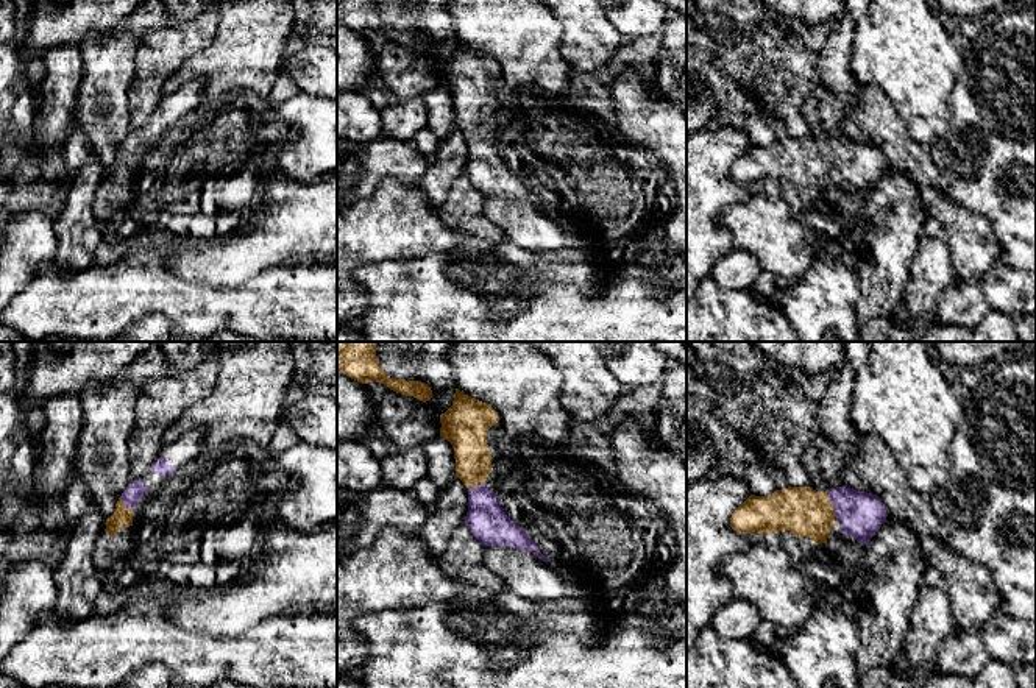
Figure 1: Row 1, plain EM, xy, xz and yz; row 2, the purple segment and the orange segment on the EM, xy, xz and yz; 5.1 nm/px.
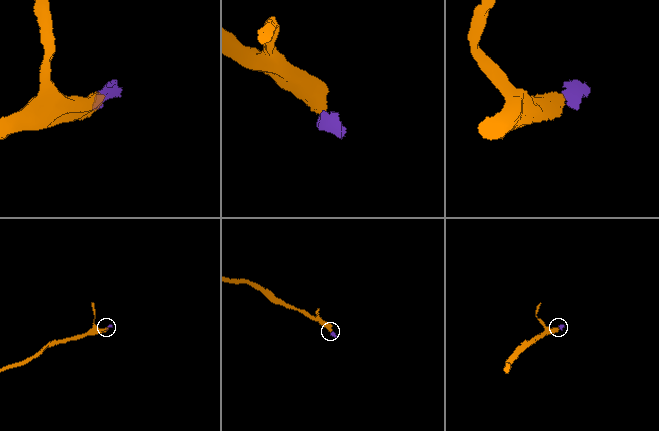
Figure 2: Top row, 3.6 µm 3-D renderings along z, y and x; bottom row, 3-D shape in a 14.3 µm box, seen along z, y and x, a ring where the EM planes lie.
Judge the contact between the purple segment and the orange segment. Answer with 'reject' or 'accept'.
accept

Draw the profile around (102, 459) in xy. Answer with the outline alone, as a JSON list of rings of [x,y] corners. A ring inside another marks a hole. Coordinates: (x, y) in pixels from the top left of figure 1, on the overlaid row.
[[[122,374],[108,382],[92,381],[81,393],[83,426],[73,466],[106,520],[131,482],[128,442],[140,392],[142,385]]]

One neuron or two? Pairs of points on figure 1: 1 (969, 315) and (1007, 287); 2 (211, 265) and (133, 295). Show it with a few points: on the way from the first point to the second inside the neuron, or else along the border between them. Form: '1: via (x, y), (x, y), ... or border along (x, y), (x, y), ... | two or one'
1: via (979, 306), (997, 289) | one
2: border along (169, 244), (167, 265), (173, 272), (217, 286) | two

